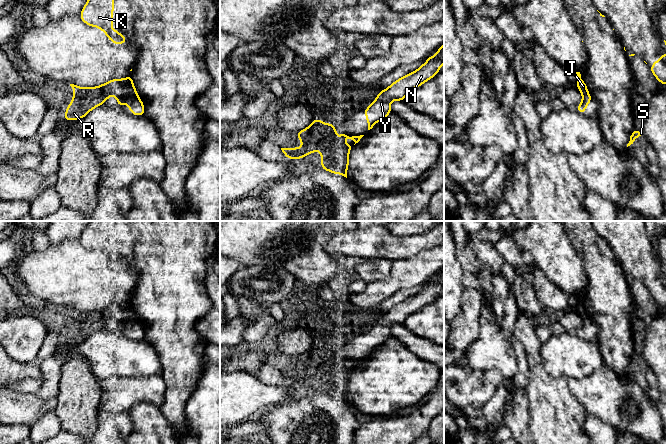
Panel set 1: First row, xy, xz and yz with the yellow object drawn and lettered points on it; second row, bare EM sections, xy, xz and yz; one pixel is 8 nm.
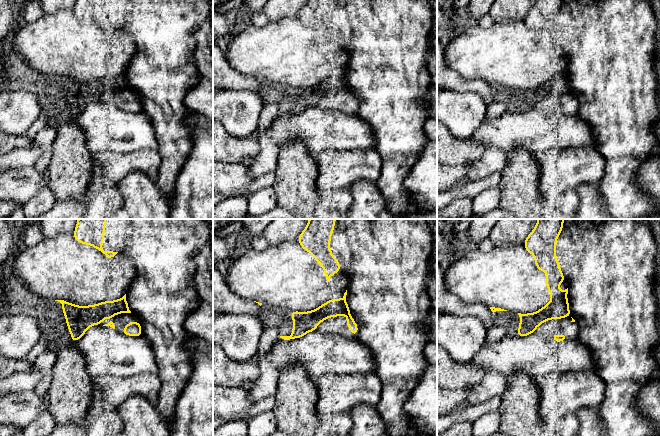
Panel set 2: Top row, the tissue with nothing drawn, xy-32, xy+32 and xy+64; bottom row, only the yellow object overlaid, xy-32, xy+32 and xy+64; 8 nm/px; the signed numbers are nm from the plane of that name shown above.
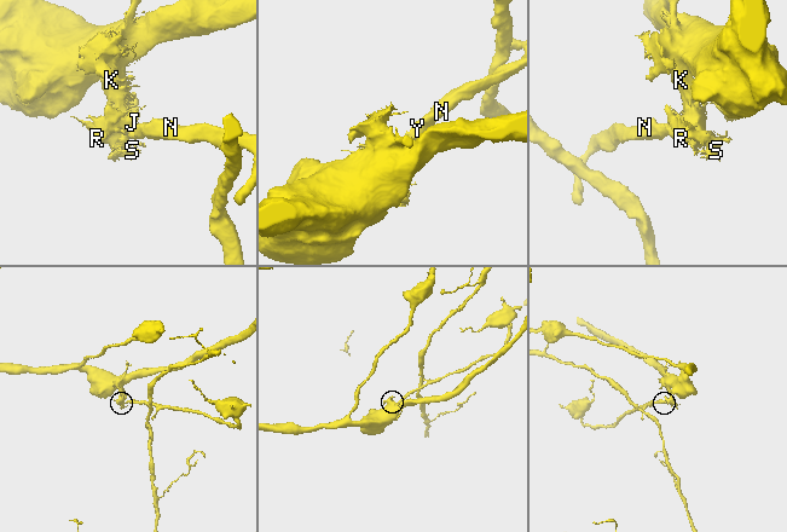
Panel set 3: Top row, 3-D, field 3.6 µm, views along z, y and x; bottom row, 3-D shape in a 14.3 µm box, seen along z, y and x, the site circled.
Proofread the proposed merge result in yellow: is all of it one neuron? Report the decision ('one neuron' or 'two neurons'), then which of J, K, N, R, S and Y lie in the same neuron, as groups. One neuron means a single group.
two neurons; groups J K R S / N Y

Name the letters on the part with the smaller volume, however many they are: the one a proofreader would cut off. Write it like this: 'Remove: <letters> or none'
Remove: N, Y

